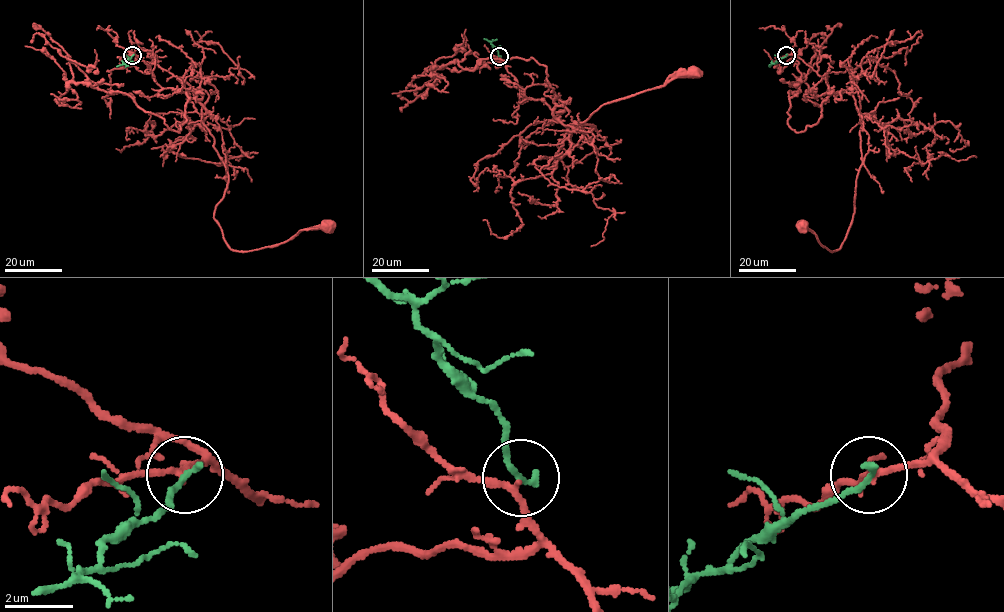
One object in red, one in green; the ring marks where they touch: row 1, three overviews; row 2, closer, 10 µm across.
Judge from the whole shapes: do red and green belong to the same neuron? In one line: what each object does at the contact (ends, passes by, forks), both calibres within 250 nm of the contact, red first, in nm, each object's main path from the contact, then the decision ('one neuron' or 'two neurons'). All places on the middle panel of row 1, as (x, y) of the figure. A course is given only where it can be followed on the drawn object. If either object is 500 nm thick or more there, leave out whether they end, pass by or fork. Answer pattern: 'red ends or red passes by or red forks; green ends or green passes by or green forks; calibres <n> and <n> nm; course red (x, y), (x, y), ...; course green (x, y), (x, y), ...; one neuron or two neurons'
red passes by; green ends; calibres 170 and 220 nm; course red (499, 57), (519, 93), (541, 99), (570, 131), (591, 132), (595, 126), (580, 123), (602, 105), (693, 73); course green (499, 56), (491, 43), (483, 39); two neurons

